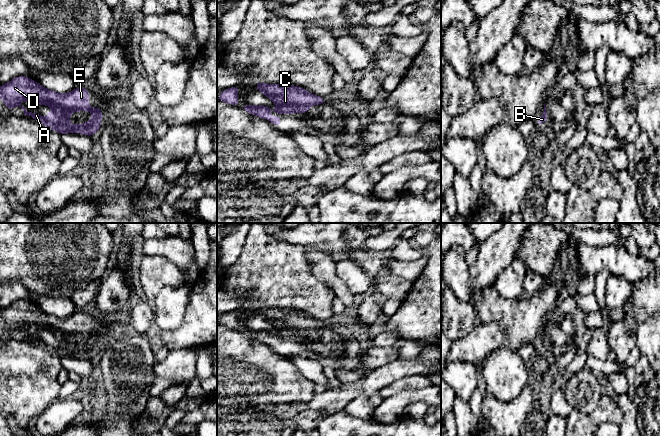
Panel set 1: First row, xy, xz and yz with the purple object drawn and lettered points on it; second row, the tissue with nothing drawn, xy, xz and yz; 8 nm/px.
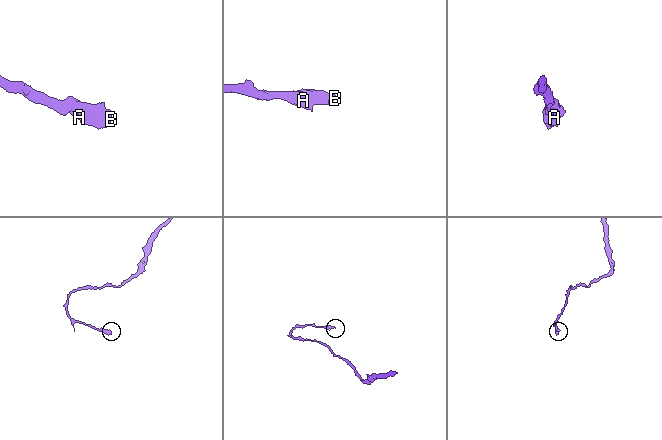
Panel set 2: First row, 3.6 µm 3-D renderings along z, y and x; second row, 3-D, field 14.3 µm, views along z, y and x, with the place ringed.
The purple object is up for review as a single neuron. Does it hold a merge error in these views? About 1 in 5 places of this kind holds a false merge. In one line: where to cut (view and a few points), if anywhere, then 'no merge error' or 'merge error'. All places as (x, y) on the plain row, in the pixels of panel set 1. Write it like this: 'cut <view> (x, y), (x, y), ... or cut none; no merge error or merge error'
cut none; no merge error

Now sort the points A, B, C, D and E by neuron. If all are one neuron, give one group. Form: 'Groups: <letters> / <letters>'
Groups: A B C D E

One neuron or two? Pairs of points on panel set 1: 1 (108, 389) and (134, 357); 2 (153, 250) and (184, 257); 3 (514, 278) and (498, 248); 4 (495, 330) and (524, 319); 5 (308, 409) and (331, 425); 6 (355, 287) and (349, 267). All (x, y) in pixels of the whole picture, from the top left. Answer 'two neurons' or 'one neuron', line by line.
1: one neuron
2: one neuron
3: two neurons
4: two neurons
5: two neurons
6: one neuron

